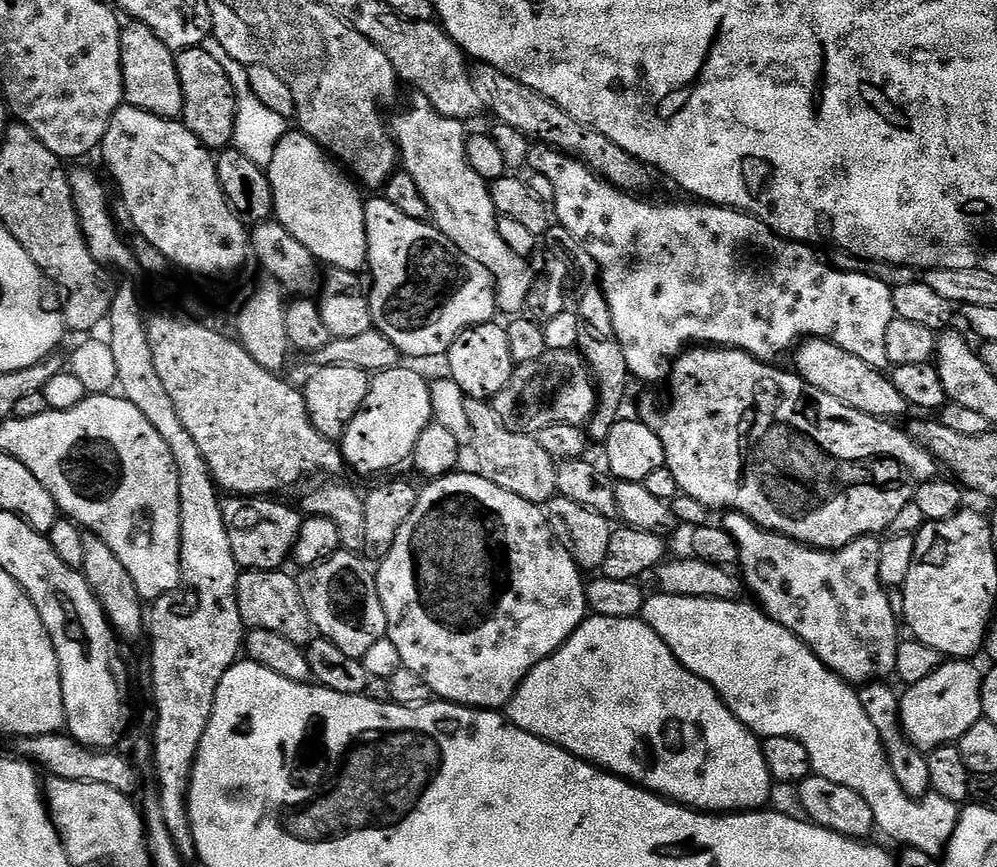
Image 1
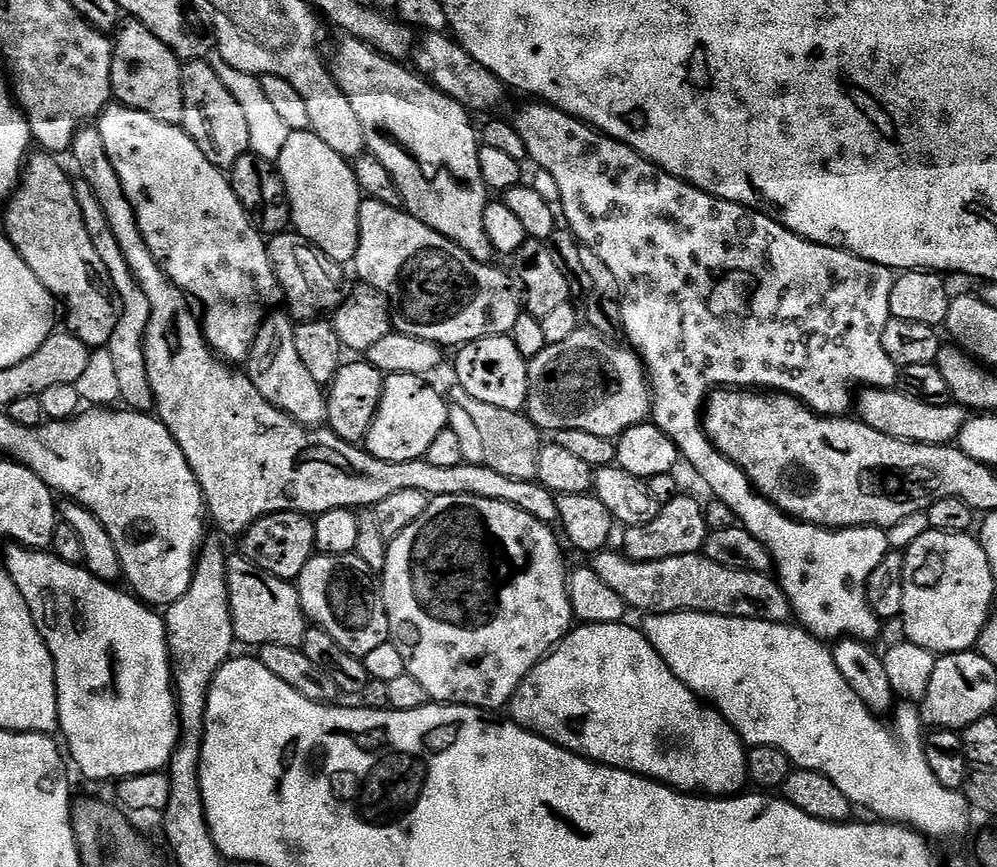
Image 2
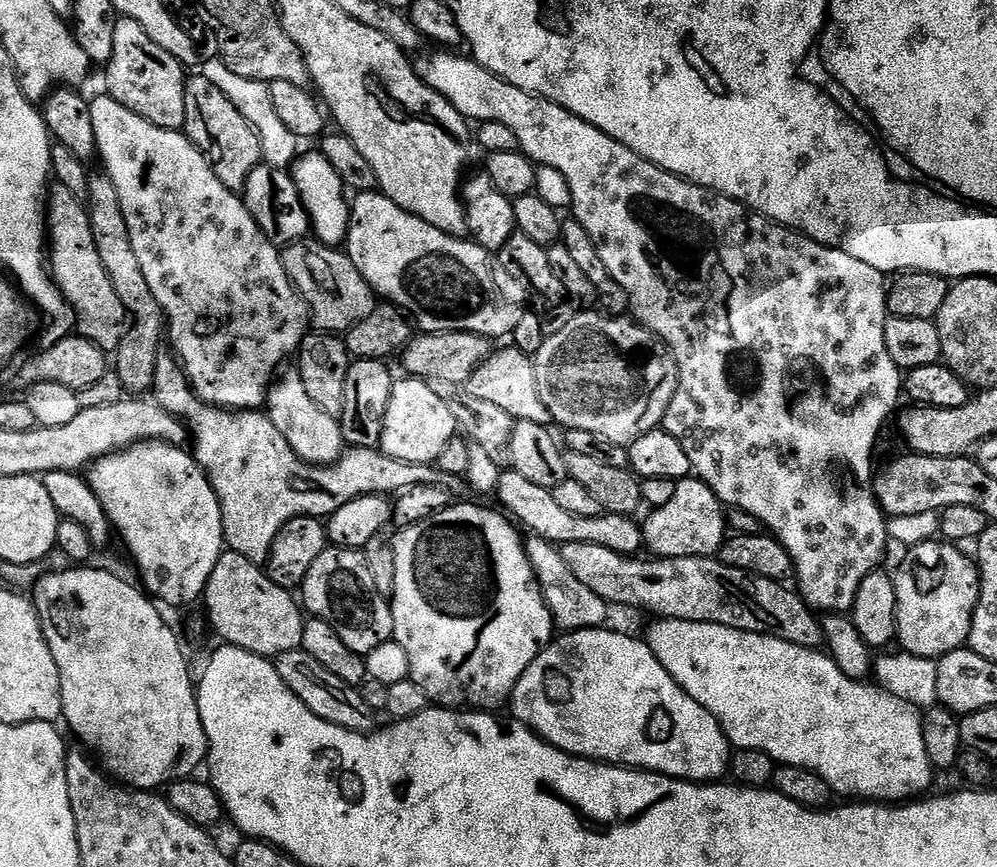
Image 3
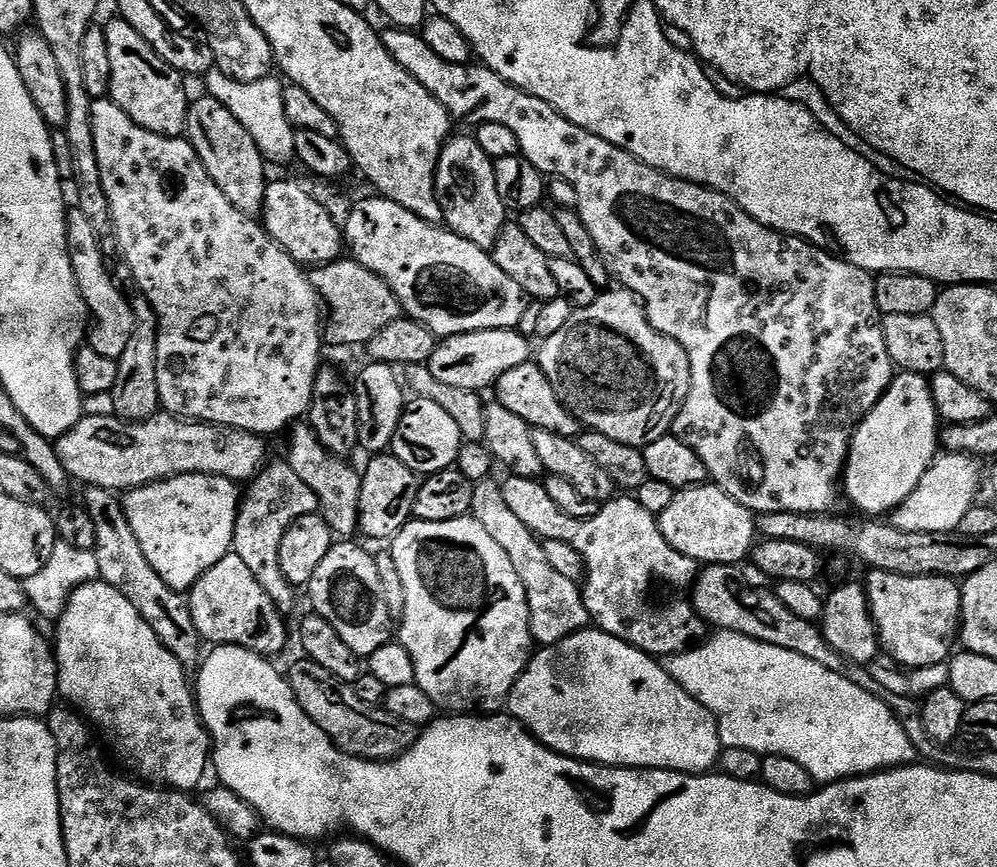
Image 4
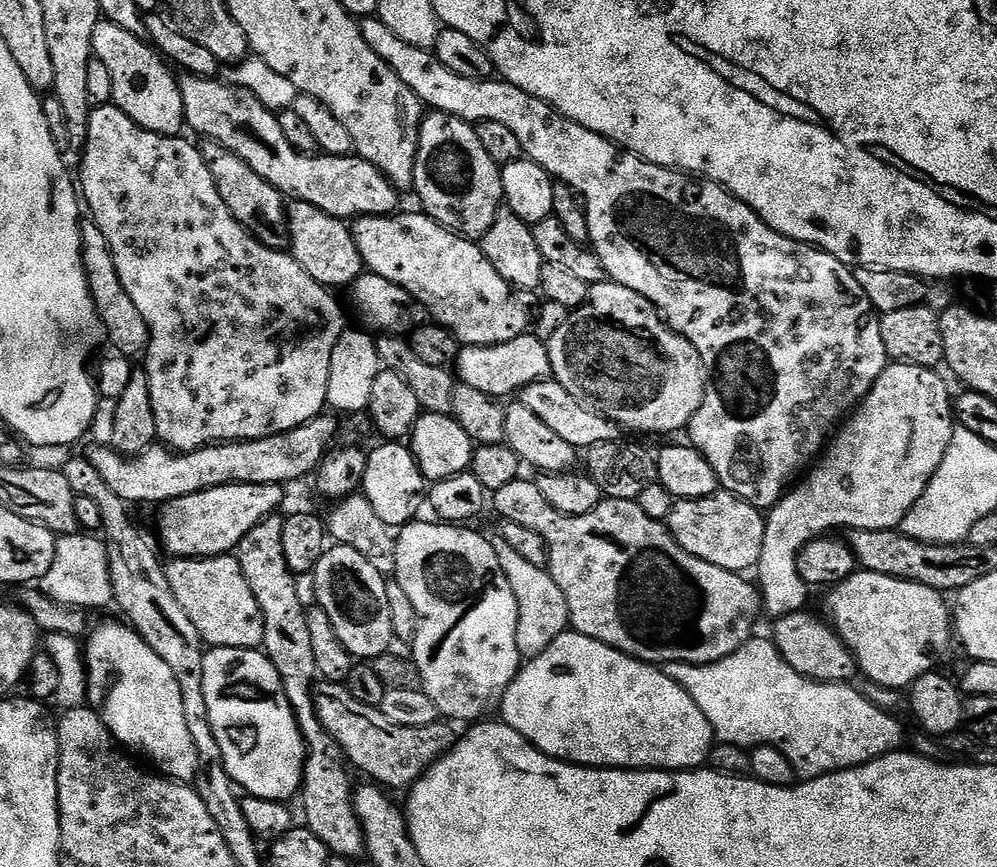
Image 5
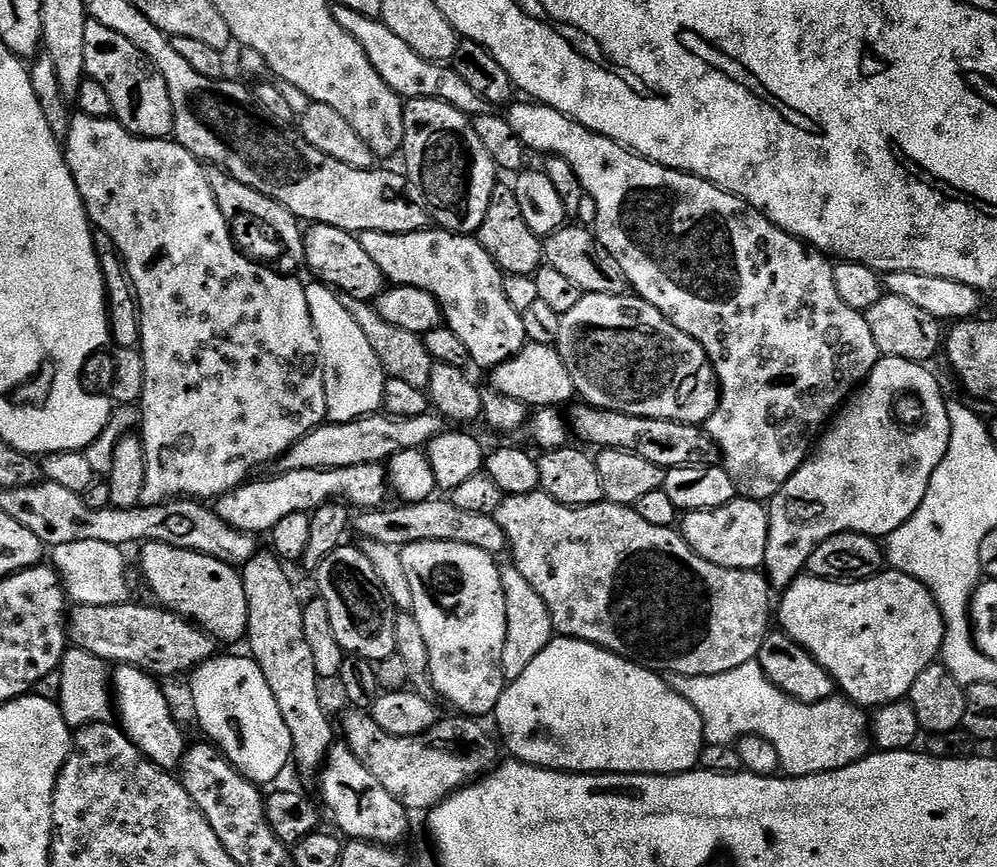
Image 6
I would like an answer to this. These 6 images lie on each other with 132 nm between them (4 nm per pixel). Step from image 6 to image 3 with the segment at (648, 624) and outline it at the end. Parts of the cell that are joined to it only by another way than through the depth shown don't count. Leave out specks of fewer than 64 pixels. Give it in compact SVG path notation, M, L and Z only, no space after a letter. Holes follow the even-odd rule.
M515 470L501 471L500 482L496 485L494 496L495 499L500 499L499 507L521 525L524 523L531 535L540 536L543 540L557 546L570 542L594 542L598 546L606 546L615 552L636 554L644 544L641 525L633 517L601 514L594 518L582 518L574 514L566 514L566 510L562 510L562 506L554 502L551 488L534 486L530 478L522 478L522 474L518 474Z

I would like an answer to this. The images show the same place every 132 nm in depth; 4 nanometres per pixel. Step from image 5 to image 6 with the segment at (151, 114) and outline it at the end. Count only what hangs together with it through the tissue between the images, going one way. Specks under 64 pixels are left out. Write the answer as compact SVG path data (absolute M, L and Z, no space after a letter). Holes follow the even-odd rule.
M89 19L86 26L86 62L84 75L98 82L110 98L112 116L130 134L147 140L166 140L174 133L174 110L170 90L158 70L122 34L102 26L102 22Z

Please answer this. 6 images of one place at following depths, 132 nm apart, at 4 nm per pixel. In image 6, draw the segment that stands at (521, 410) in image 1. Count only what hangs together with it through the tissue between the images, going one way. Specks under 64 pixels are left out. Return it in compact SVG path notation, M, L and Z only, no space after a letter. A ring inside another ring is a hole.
M597 292L581 295L578 306L560 317L560 329L554 347L560 353L562 362L566 362L570 378L574 378L576 396L594 408L704 426L720 405L720 383L716 380L716 372L708 361L706 350L702 350L700 343L690 338L690 334L678 330L678 326L671 324L641 296L615 296Z

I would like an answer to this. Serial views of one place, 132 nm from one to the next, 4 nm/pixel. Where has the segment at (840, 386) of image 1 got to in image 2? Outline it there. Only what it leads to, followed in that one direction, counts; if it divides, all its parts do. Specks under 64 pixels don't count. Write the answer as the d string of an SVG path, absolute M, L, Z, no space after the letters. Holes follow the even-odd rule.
M864 388L861 396L857 395L854 400L854 412L860 421L870 430L878 430L878 434L886 434L890 438L898 438L915 444L946 444L951 445L959 441L962 426L969 418L969 411L955 402L946 406L930 406L918 402L915 398L906 398L906 394L896 388Z

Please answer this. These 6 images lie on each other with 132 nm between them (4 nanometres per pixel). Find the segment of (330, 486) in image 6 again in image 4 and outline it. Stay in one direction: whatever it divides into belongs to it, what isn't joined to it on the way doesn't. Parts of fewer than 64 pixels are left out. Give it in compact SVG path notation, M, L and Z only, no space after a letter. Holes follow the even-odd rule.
M186 474L147 484L145 488L133 488L123 497L124 513L142 546L142 554L146 554L150 566L158 570L158 578L162 578L162 582L175 592L187 593L196 585L198 578L210 570L210 566L218 566L218 562L232 552L236 515L240 513L242 503L241 489L239 492L236 488L239 487L233 481L221 476Z

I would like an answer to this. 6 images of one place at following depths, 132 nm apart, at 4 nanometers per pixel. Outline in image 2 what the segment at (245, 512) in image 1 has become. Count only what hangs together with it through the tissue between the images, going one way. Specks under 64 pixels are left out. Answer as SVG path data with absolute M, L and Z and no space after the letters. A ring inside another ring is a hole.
M279 512L258 518L258 522L251 524L239 537L239 551L245 560L258 566L266 574L274 578L282 578L289 582L300 579L302 570L316 552L314 542L315 519L306 512Z

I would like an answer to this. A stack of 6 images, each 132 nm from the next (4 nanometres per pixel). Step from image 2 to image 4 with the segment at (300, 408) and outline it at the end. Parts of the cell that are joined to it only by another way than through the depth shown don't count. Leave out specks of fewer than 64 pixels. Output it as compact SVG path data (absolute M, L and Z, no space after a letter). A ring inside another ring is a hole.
M300 422L291 429L292 437L288 440L288 467L310 486L316 495L319 515L330 526L330 530L337 537L352 538L360 532L360 482L359 471L347 468L343 459L331 456L316 437L316 432L307 423Z

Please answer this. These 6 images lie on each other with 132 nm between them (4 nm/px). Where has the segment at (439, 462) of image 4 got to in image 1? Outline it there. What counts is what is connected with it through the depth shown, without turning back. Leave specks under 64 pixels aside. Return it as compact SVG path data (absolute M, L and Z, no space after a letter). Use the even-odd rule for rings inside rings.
M401 366L385 372L377 372L371 377L366 394L366 402L354 414L348 428L338 441L344 463L349 469L364 476L376 476L388 472L399 464L407 465L418 442L418 434L433 423L430 406L430 384L420 372Z

